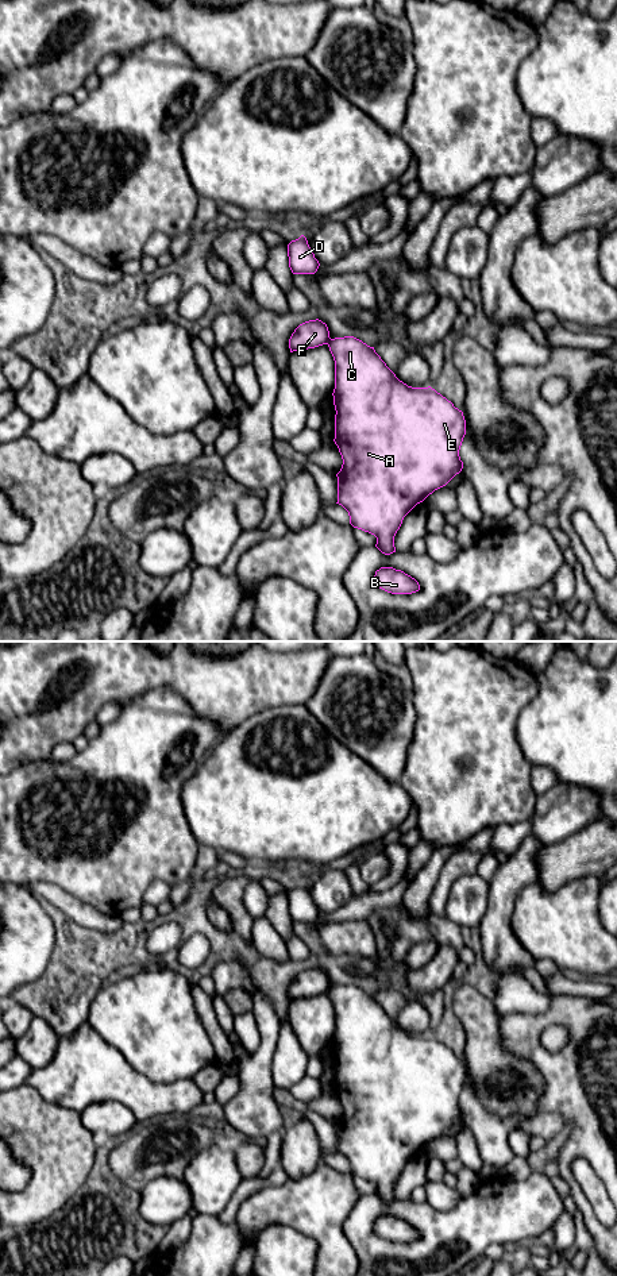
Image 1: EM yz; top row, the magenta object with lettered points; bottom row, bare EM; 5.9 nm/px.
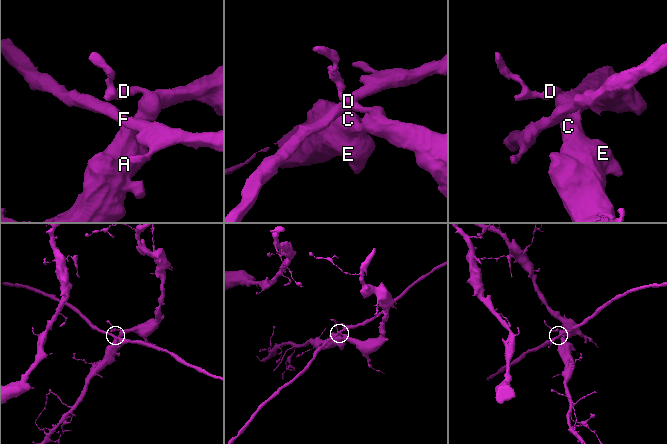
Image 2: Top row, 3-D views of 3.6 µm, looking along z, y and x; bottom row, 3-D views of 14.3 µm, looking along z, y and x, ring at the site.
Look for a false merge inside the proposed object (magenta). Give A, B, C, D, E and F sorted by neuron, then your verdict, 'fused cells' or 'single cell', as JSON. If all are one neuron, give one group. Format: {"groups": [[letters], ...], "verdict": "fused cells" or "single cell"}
{"groups": [["A", "B", "C", "D", "E"], ["F"]], "verdict": "fused cells"}

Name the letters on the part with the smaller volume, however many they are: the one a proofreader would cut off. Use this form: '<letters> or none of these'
F

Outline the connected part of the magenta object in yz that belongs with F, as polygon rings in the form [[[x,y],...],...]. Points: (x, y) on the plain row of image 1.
[[[309,968],[300,972],[289,987],[290,1001],[298,998],[315,996],[328,992],[331,988],[329,979],[321,968]]]

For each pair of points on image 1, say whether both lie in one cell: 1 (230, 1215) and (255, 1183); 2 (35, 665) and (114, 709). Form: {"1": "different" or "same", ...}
{"1": "same", "2": "different"}

